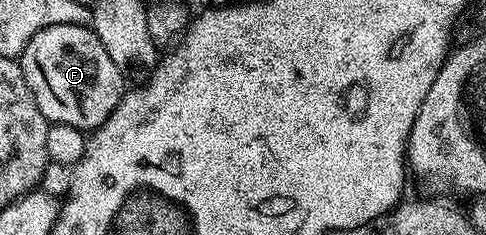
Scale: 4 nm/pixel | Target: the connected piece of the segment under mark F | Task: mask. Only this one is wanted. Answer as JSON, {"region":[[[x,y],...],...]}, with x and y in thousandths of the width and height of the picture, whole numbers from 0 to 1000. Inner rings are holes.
{"region":[[[165,98],[84,123],[35,238],[51,345],[99,528],[132,523],[185,566],[214,523],[257,400],[255,306],[233,268],[189,119]]]}

